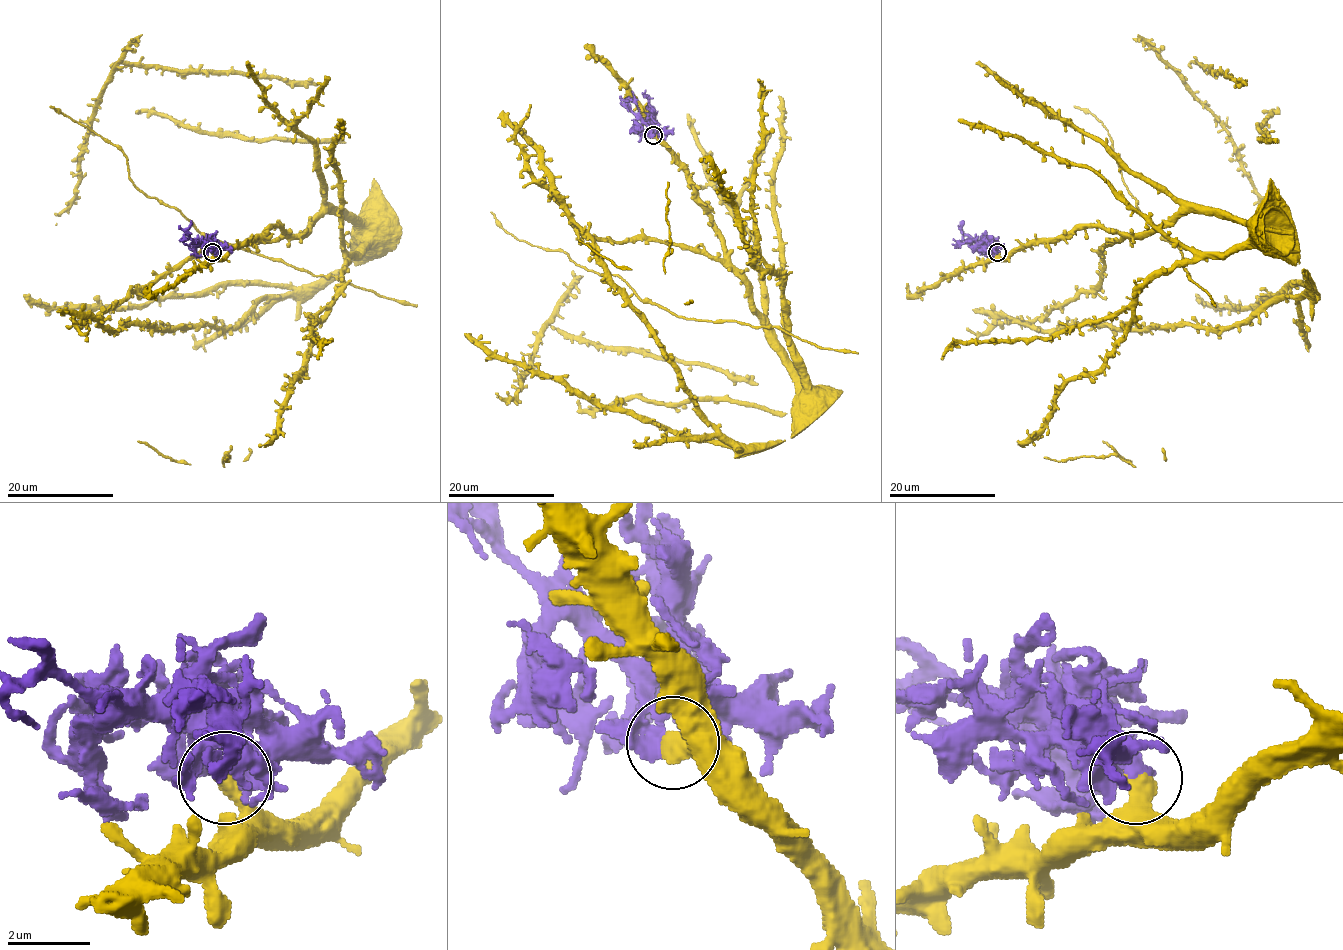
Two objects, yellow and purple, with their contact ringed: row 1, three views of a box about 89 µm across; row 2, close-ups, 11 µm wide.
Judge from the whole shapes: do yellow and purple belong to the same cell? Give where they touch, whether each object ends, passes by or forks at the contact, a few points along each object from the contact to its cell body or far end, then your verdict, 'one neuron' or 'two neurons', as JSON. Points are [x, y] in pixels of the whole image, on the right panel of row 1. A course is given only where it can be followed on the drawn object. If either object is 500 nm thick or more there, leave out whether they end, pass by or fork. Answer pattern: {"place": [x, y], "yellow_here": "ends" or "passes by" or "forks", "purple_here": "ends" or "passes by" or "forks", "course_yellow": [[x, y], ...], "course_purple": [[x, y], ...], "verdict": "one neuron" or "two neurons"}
{"place": [997, 252], "yellow_here": "ends", "purple_here": "ends", "course_yellow": [[997, 252], [1122, 235], [1095, 286], [1017, 319], [1037, 330], [1228, 328], [1307, 291], [1195, 295]], "course_purple": [[997, 251], [979, 244], [961, 231], [963, 220]], "verdict": "two neurons"}

